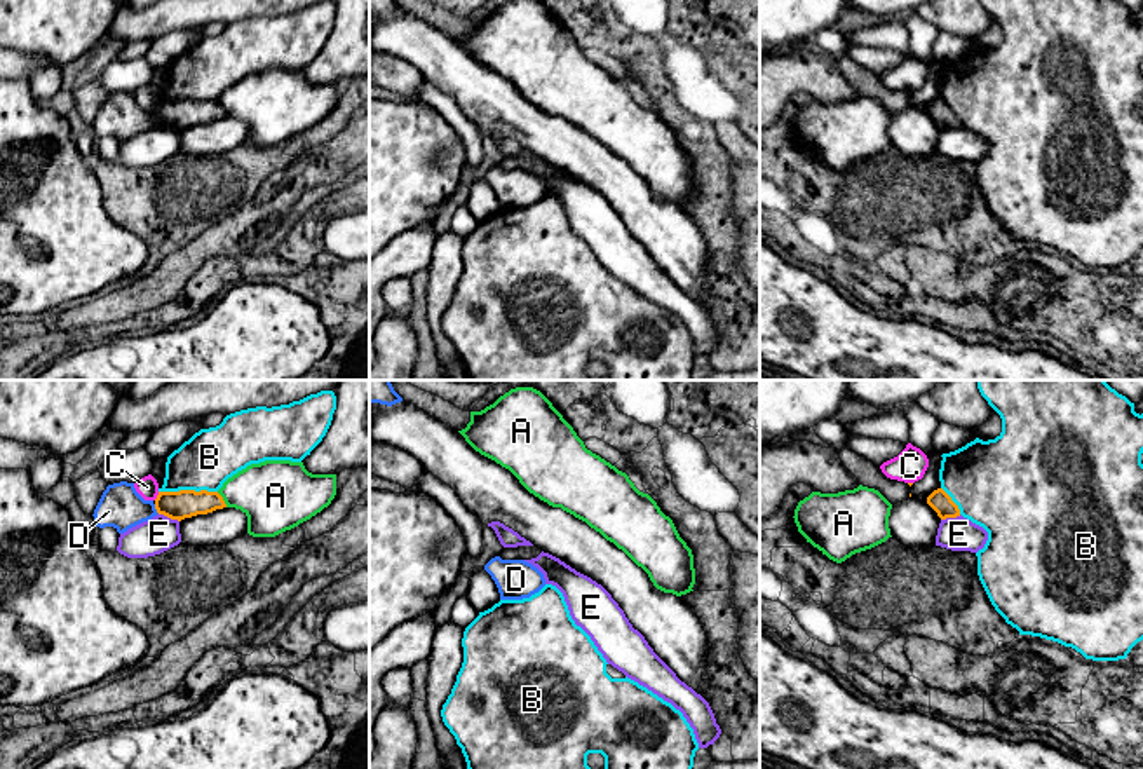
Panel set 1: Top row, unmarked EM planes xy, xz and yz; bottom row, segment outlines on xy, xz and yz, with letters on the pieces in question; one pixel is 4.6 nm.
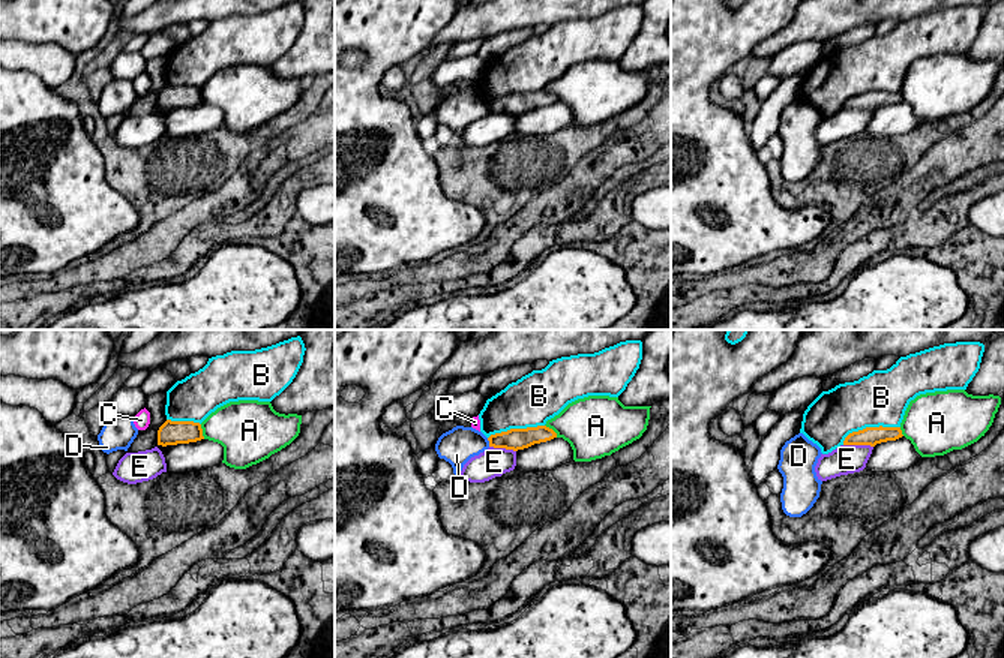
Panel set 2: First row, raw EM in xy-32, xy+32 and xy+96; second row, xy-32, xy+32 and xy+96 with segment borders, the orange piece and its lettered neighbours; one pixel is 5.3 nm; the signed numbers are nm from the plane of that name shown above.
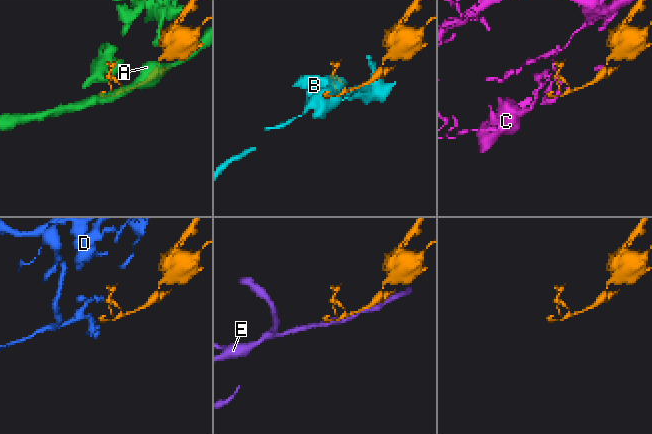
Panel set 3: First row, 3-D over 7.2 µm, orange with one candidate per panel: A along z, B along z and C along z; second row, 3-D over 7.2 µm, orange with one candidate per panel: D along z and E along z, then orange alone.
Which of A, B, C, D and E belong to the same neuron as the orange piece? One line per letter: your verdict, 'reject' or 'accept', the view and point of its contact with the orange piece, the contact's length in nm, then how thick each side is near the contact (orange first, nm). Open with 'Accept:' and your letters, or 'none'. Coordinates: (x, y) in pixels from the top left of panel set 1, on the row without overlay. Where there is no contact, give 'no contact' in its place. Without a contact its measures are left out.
Accept: none
A: reject; contact xy (222, 108); length 90 nm; calibres 130 and 320 nm
B: reject; contact xy (187, 100); length 280 nm; calibres 130 and 260 nm
C: reject; contact xy (157, 105); length 50 nm; calibres 130 and 100 nm
D: reject; contact xy (155, 117); length 50 nm; calibres 130 and 200 nm
E: reject; contact xy (169, 126); length 100 nm; calibres 130 and 160 nm

